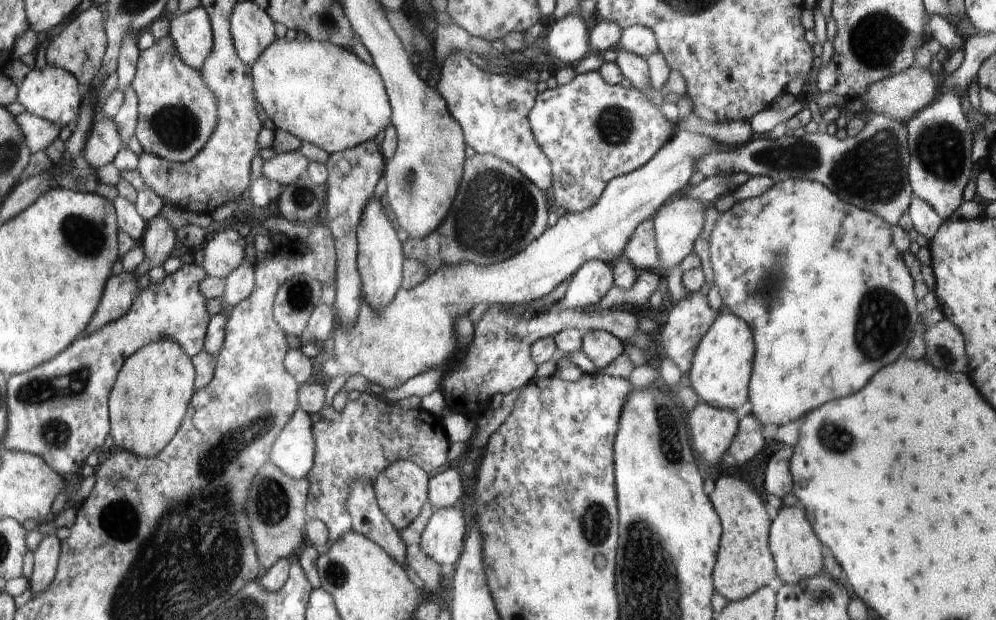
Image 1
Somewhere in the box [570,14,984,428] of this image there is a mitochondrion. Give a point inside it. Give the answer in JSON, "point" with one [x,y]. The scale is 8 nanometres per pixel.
{"point":[871,172]}

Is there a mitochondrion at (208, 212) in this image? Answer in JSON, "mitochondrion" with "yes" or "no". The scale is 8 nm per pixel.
{"mitochondrion":"no"}

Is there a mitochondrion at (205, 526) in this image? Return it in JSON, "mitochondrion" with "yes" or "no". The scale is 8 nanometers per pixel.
{"mitochondrion":"yes"}

